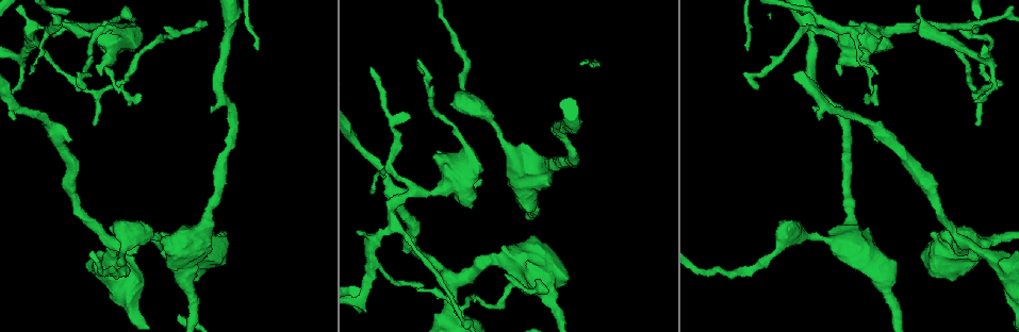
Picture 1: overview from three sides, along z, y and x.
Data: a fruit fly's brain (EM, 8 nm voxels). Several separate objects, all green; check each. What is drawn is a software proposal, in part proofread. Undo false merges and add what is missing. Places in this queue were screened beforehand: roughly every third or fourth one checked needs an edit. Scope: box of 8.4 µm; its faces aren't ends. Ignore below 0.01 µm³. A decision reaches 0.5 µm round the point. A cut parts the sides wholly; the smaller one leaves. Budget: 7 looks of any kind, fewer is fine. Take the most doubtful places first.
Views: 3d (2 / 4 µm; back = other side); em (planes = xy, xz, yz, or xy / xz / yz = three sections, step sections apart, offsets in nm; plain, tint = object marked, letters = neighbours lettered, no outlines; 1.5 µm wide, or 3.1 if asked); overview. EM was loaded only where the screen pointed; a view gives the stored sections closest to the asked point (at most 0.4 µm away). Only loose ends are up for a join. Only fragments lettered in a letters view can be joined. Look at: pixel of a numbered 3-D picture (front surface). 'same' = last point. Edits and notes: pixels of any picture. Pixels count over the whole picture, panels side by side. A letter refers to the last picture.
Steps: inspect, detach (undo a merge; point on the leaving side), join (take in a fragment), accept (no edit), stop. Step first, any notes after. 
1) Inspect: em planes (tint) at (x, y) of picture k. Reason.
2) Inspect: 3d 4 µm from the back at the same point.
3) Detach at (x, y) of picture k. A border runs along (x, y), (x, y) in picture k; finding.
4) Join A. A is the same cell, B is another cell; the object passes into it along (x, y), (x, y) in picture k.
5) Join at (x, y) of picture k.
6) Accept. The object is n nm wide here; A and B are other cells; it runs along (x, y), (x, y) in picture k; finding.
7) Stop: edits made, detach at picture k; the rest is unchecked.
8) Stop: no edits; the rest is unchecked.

Inspect: em yz step 8 (letters) at (448, 185) of picture 1. Thick turns thin.

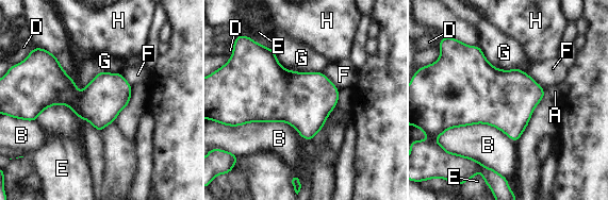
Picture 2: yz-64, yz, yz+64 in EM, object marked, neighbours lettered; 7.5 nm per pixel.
Accept. A, B, D, E, F, G and H are other cells; a border runs along (542, 87), (545, 95) in picture 2; continuous, no second neuron.

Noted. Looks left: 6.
Inspect: em planes (letters) at (974, 27) of picture 1. Thin end.

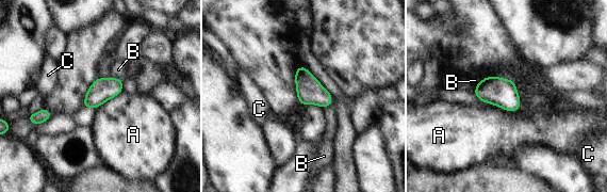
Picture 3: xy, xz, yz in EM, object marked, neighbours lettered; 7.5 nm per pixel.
Accept. A, B and C are other cells; a border runs along (485, 102), (508, 111), (518, 111) in picture 3; none of them fits.

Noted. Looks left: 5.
Inspect: em planes (letters) at (488, 261) of picture 1. Sharp bend.

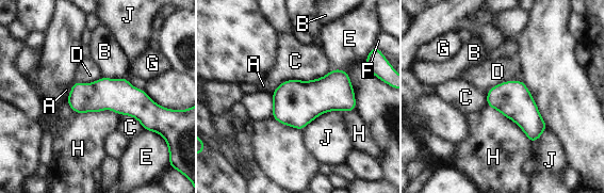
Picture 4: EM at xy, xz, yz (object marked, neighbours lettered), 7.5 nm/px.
Accept. A, B, C, D, E, F, G, H and J are other cells; it runs along (69, 99), (126, 99), (176, 118) in picture 4; continuous, no second neuron.

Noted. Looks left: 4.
Stop: no edits; the rest is unchecked.

